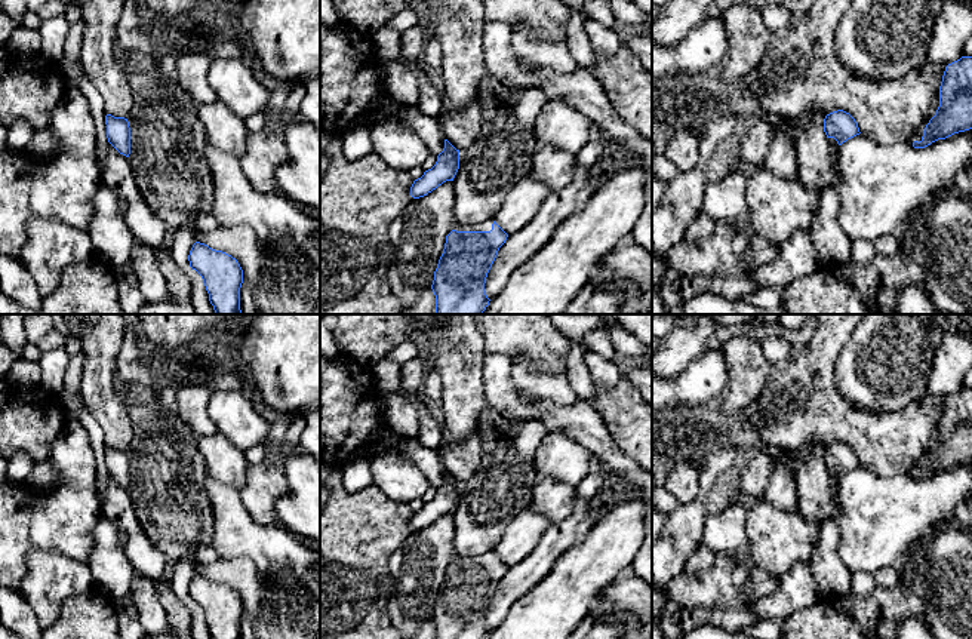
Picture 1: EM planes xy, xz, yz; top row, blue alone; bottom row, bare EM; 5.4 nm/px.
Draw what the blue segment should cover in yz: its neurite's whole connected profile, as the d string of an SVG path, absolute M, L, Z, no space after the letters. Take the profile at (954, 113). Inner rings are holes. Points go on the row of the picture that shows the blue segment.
M972 56L945 67L939 86L939 107L914 148L925 148L938 139L972 129Z

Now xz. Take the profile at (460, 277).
M493 219L474 225L455 224L446 236L431 285L436 314L482 314L486 310L490 301L485 291L486 277L507 237L508 234Z

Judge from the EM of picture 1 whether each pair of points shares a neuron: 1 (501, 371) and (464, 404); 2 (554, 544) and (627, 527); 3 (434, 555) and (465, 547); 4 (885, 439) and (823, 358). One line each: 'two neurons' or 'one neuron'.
1: two neurons
2: two neurons
3: two neurons
4: one neuron

